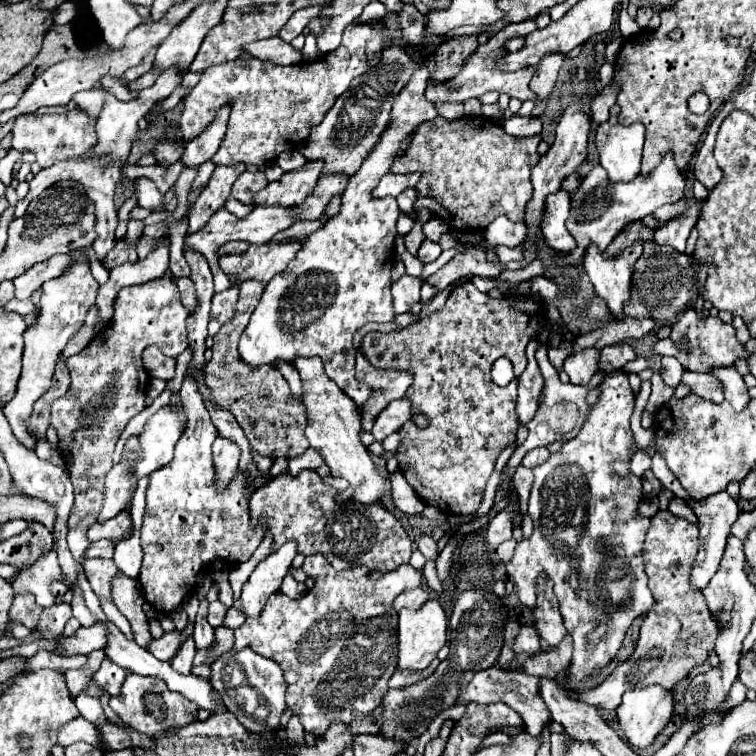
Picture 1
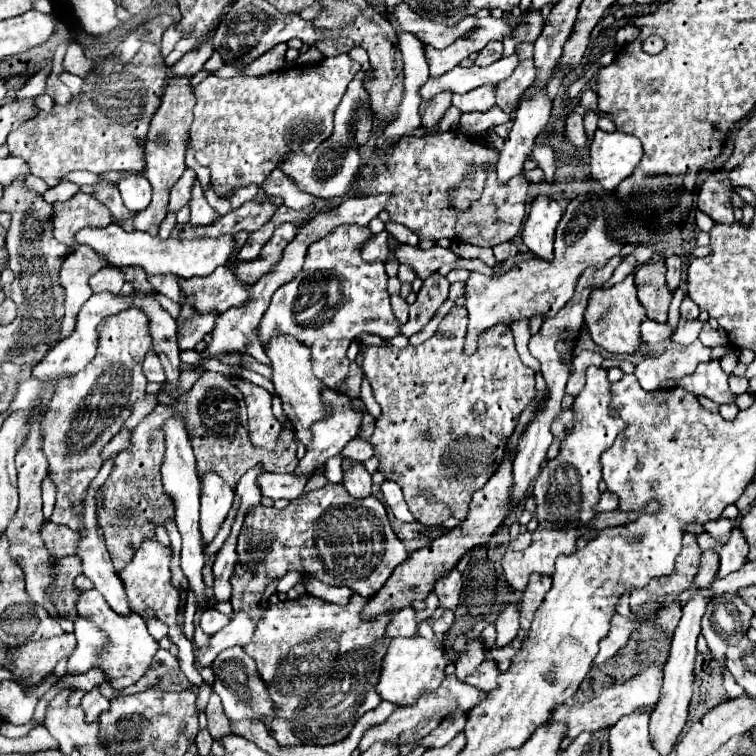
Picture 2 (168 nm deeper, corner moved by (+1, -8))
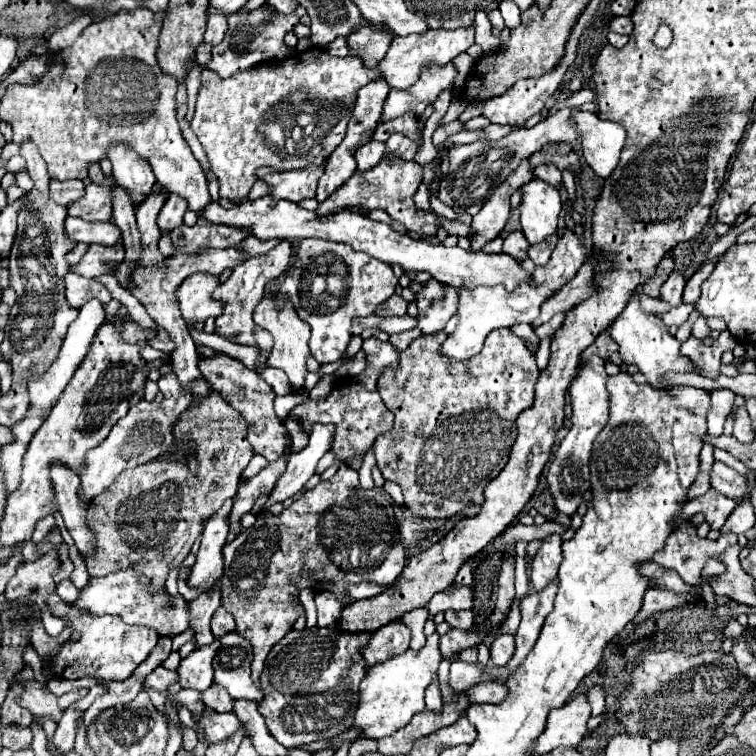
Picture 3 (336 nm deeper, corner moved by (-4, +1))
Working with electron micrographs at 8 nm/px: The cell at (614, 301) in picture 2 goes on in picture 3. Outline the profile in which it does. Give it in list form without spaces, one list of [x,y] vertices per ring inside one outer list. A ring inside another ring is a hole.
[[[637,295],[631,297],[625,311],[613,321],[613,325],[609,327],[609,335],[619,345],[619,355],[623,359],[623,363],[627,367],[635,365],[639,369],[639,373],[643,373],[647,377],[647,383],[655,389],[667,389],[663,385],[663,373],[667,373],[667,371],[679,371],[679,373],[695,371],[695,365],[687,357],[681,355],[681,351],[679,351],[681,343],[673,335],[669,335],[661,317],[641,311]]]

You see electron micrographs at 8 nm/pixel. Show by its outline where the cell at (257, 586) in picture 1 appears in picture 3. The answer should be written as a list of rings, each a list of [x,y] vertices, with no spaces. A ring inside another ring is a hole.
[[[215,639],[209,647],[205,649],[195,649],[191,655],[181,659],[181,665],[177,669],[177,681],[183,689],[195,689],[195,691],[205,691],[213,683],[213,655],[217,653],[219,639]]]

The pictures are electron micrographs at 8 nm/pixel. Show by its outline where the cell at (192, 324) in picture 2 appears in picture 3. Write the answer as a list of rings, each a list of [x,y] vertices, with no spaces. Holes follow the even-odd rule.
[[[163,329],[157,331],[157,335],[149,341],[149,345],[153,349],[157,349],[157,351],[163,351],[163,353],[171,353],[173,351],[173,341],[169,341],[167,331],[163,331]]]

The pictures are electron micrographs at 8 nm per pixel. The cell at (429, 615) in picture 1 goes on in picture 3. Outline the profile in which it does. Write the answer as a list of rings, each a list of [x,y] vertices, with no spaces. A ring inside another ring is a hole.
[[[433,633],[431,637],[427,637],[427,643],[421,651],[407,649],[405,653],[389,659],[389,663],[381,663],[369,669],[359,685],[359,703],[353,717],[353,729],[361,731],[361,737],[381,739],[405,727],[415,713],[425,709],[423,693],[425,687],[435,677],[439,663],[441,663],[439,633]]]

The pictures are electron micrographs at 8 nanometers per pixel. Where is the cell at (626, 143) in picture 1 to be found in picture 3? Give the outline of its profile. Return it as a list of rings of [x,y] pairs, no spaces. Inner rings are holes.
[[[573,113],[573,123],[581,137],[581,151],[585,163],[599,175],[609,177],[617,167],[621,147],[625,143],[625,129],[611,121],[601,121],[597,113]]]

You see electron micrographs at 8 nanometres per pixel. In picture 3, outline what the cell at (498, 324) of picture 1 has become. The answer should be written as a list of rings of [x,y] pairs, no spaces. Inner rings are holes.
[[[509,329],[489,333],[485,347],[471,361],[441,357],[437,349],[445,337],[447,333],[441,331],[433,337],[415,339],[409,349],[401,351],[399,369],[387,369],[379,381],[379,395],[395,415],[395,425],[389,433],[377,437],[377,467],[387,481],[395,481],[403,489],[407,509],[421,519],[449,519],[459,515],[467,505],[481,505],[485,501],[483,489],[507,465],[511,445],[517,437],[517,431],[513,433],[515,419],[533,405],[533,387],[539,377],[533,353]],[[445,461],[455,461],[457,465],[445,473]]]

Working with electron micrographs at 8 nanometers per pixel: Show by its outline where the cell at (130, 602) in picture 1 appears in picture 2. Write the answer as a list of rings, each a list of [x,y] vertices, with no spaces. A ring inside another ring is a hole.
[[[110,458],[110,460],[102,466],[102,470],[98,472],[98,476],[96,476],[94,482],[92,482],[92,494],[88,494],[88,502],[84,502],[84,520],[86,520],[86,528],[80,532],[80,534],[84,534],[84,542],[80,542],[80,550],[78,550],[76,554],[82,558],[84,574],[94,582],[94,588],[106,598],[106,602],[110,604],[110,608],[112,608],[114,612],[122,614],[122,616],[130,616],[132,610],[130,610],[130,604],[128,604],[128,598],[126,598],[126,588],[124,588],[124,584],[122,584],[122,580],[120,580],[120,576],[118,576],[118,572],[116,572],[114,566],[112,566],[112,560],[110,560],[110,554],[108,554],[108,550],[106,550],[104,540],[98,538],[98,530],[96,530],[96,500],[94,500],[94,494],[96,494],[98,486],[106,482],[106,478],[108,478],[108,474],[110,474],[110,468],[112,468],[112,462],[114,462],[114,458]]]

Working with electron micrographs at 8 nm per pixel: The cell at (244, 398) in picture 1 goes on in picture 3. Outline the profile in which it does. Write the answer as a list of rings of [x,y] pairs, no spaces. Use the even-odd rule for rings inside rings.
[[[213,393],[201,401],[199,405],[191,405],[181,413],[175,427],[175,441],[171,449],[189,451],[189,439],[197,443],[199,455],[199,475],[191,475],[187,463],[173,463],[165,457],[157,457],[153,463],[145,463],[135,467],[133,471],[125,471],[105,489],[105,493],[97,495],[87,507],[87,527],[95,533],[97,547],[91,555],[83,557],[87,565],[87,573],[91,577],[105,577],[109,573],[133,567],[137,573],[149,579],[149,593],[155,593],[165,587],[167,575],[171,569],[179,567],[183,559],[189,555],[197,535],[203,531],[203,521],[207,521],[215,511],[221,509],[223,501],[233,499],[239,487],[239,477],[247,463],[253,457],[251,445],[247,441],[247,425],[241,421],[241,415],[235,409],[225,405],[225,399],[219,393]]]

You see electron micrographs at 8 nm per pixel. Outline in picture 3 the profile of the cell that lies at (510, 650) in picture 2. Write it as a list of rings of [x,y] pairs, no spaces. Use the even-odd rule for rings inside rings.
[[[499,635],[489,649],[493,665],[507,665],[509,657],[513,657],[513,635]]]

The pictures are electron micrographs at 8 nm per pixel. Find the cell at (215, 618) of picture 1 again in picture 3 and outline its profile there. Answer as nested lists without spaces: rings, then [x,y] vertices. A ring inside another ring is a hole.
[[[219,607],[219,609],[215,611],[213,619],[211,619],[211,629],[213,629],[213,635],[215,635],[215,637],[221,637],[221,635],[225,635],[225,633],[235,631],[235,621],[233,621],[233,617],[231,617],[223,607]]]

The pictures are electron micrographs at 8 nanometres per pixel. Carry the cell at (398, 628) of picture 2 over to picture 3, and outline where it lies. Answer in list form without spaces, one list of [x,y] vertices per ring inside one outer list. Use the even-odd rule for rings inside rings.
[[[393,621],[389,625],[377,629],[369,637],[367,645],[361,649],[361,657],[365,659],[367,669],[371,669],[375,663],[385,663],[385,661],[389,661],[389,657],[395,657],[395,655],[407,651],[409,639],[411,639],[409,629],[399,621]]]

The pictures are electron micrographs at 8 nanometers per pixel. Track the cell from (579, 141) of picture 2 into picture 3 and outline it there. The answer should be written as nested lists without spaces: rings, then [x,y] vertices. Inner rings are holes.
[[[559,109],[555,115],[539,121],[535,127],[517,129],[497,141],[475,141],[469,145],[453,145],[447,149],[449,171],[441,177],[439,199],[449,205],[455,213],[469,213],[477,215],[483,201],[489,199],[489,193],[497,189],[517,167],[523,159],[531,157],[537,149],[549,143],[571,143],[577,139],[577,131],[571,123],[571,109]]]

